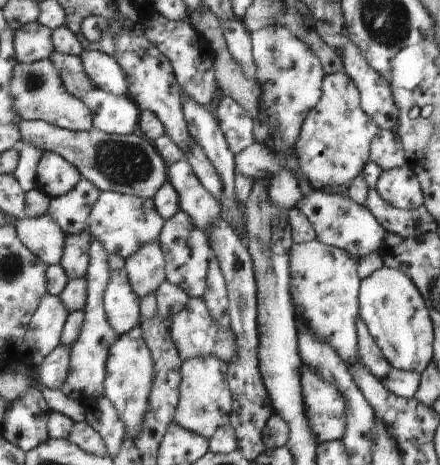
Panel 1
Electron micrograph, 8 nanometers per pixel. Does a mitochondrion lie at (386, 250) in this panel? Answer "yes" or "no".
no

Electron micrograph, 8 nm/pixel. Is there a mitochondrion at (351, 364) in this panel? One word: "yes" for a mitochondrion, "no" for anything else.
no

